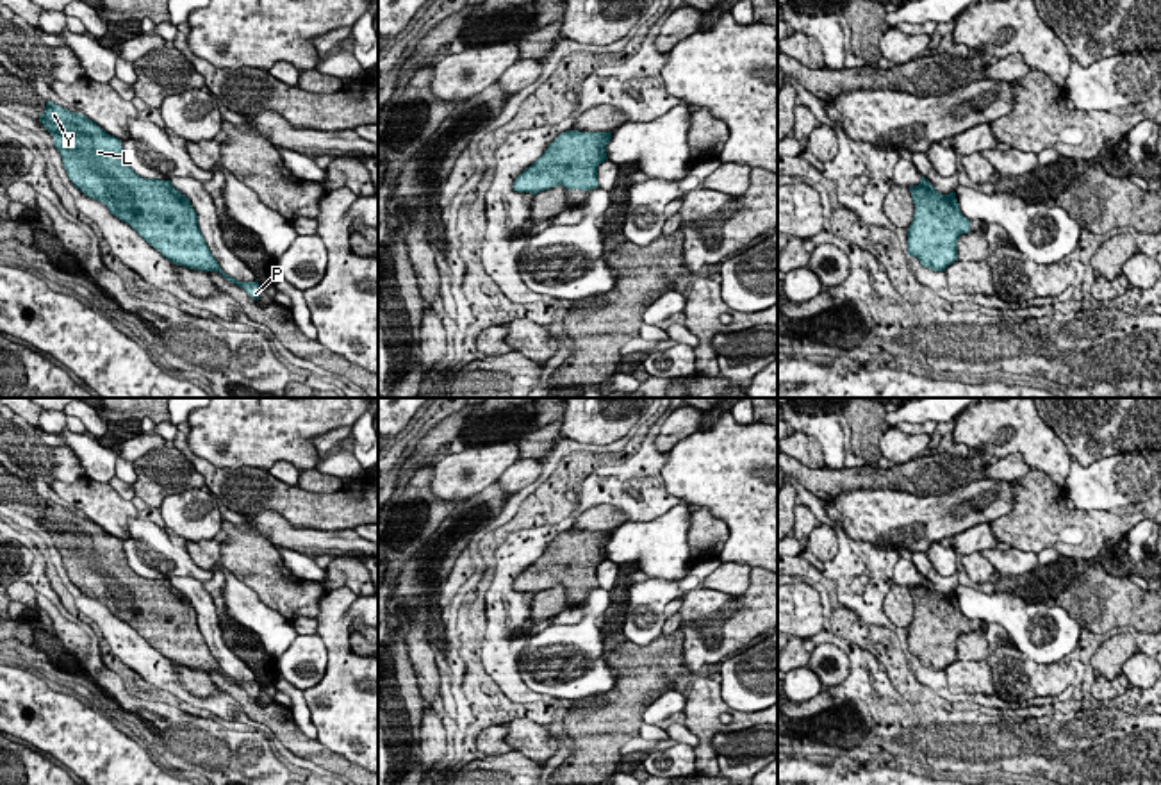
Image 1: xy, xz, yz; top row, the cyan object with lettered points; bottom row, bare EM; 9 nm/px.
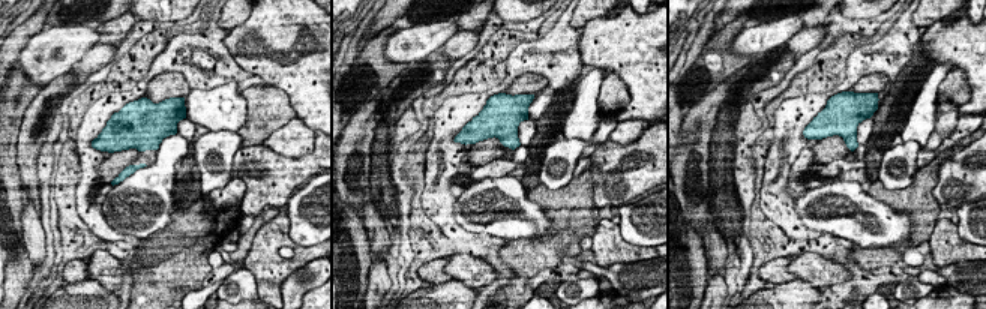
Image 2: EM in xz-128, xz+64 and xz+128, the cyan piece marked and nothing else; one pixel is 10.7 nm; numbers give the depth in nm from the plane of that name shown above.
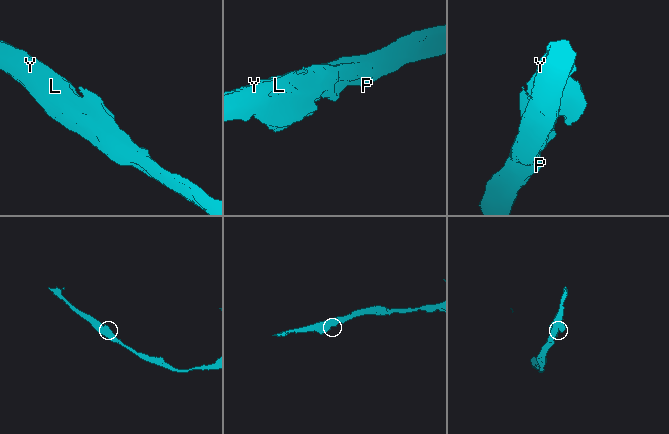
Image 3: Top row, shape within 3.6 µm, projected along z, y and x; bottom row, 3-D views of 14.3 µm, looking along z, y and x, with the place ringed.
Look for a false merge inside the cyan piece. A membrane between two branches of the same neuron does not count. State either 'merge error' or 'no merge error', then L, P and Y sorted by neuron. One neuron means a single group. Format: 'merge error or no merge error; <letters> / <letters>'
no merge error; L P Y

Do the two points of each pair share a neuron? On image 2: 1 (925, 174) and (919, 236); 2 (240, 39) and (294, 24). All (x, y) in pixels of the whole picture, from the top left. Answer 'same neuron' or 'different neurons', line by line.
1: same neuron
2: same neuron

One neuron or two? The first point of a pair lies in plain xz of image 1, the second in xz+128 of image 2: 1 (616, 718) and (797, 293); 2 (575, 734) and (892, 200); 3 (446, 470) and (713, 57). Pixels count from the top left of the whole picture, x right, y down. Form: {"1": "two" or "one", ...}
{"1": "two", "2": "one", "3": "two"}

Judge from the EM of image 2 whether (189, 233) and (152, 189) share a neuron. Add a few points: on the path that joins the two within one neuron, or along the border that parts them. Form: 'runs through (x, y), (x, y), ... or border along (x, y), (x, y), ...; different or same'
border along (171, 221), (141, 239); different

